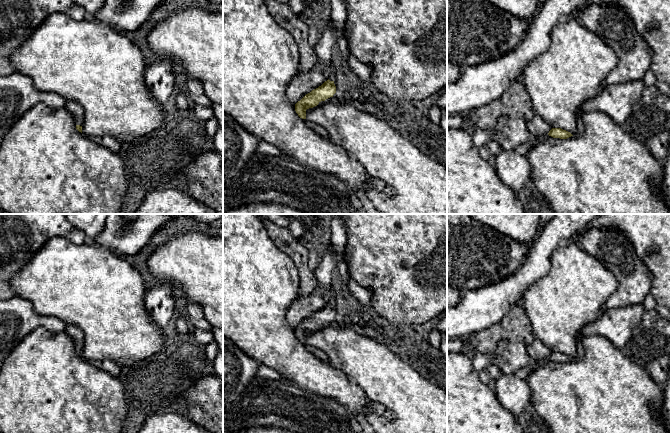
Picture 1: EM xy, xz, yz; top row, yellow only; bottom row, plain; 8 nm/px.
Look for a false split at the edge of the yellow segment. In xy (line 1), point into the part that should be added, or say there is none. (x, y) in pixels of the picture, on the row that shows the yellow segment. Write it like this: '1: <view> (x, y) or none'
1: xy (76, 110)

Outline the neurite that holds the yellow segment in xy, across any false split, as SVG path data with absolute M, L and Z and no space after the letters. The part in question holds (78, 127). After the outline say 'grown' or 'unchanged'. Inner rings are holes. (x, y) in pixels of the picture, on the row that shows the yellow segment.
M66 101L65 108L70 112L76 122L76 129L82 133L82 123L83 123L83 107L74 101Z; grown

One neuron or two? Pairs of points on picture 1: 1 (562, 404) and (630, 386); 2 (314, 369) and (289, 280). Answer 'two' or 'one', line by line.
1: one
2: one

